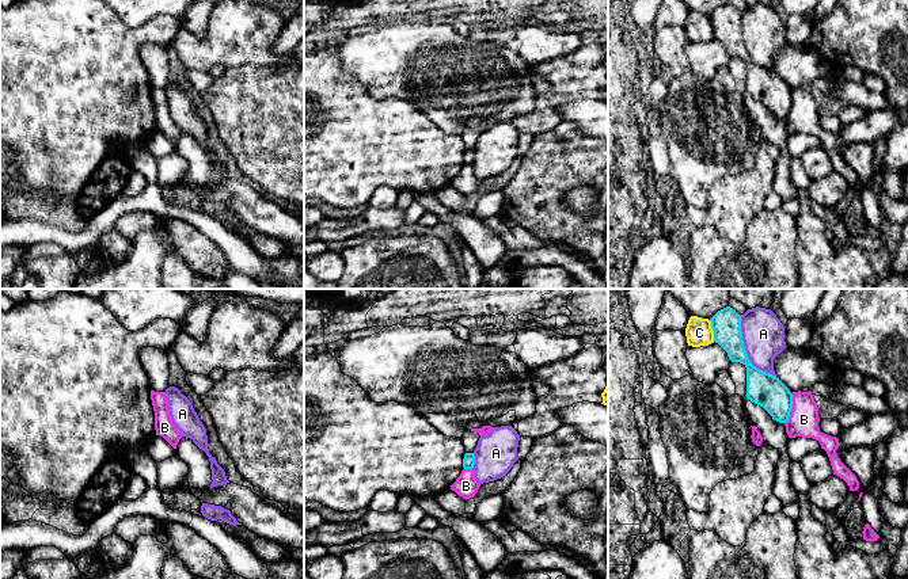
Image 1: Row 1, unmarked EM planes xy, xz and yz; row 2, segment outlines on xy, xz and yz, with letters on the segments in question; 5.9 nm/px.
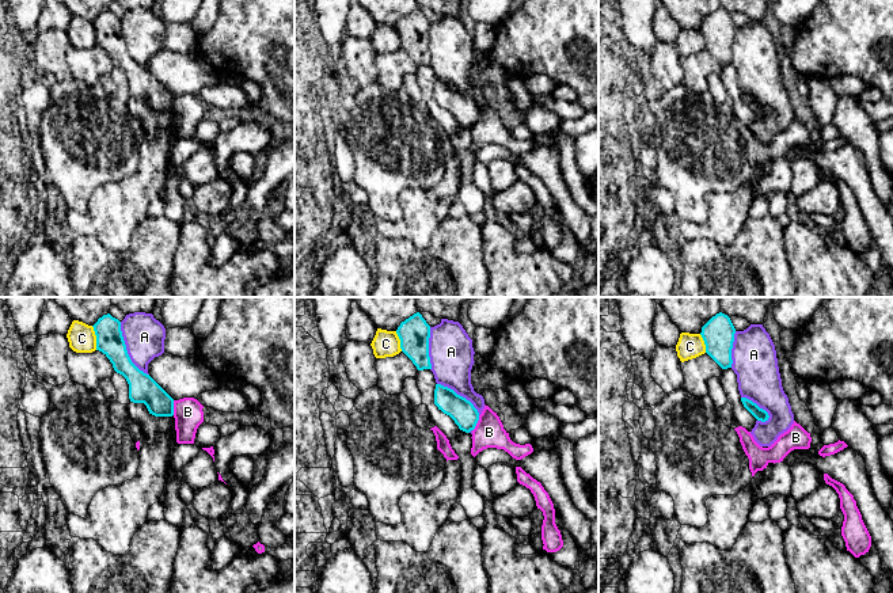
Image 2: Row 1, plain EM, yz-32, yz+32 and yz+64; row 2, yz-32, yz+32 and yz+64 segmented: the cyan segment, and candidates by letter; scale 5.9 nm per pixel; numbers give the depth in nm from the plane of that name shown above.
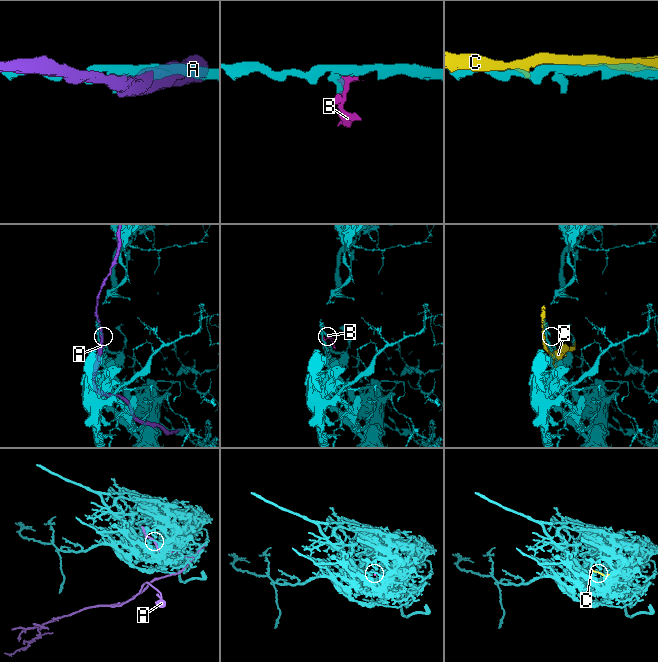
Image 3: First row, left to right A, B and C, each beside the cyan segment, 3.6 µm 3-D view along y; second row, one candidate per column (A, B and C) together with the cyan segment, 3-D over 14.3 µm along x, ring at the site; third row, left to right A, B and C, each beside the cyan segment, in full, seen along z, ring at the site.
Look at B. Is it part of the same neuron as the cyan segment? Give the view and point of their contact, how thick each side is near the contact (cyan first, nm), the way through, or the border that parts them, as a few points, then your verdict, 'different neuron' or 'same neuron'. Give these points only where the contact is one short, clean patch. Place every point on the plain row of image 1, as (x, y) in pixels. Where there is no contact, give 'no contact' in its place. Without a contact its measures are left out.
meets cyan in yz at (791, 105); 200 nm thick on the cyan side, 180 nm on the other; border along yz (793, 90), (793, 105), (785, 120); different neuron

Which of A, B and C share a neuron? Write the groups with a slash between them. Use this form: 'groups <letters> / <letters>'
groups A / B / C

